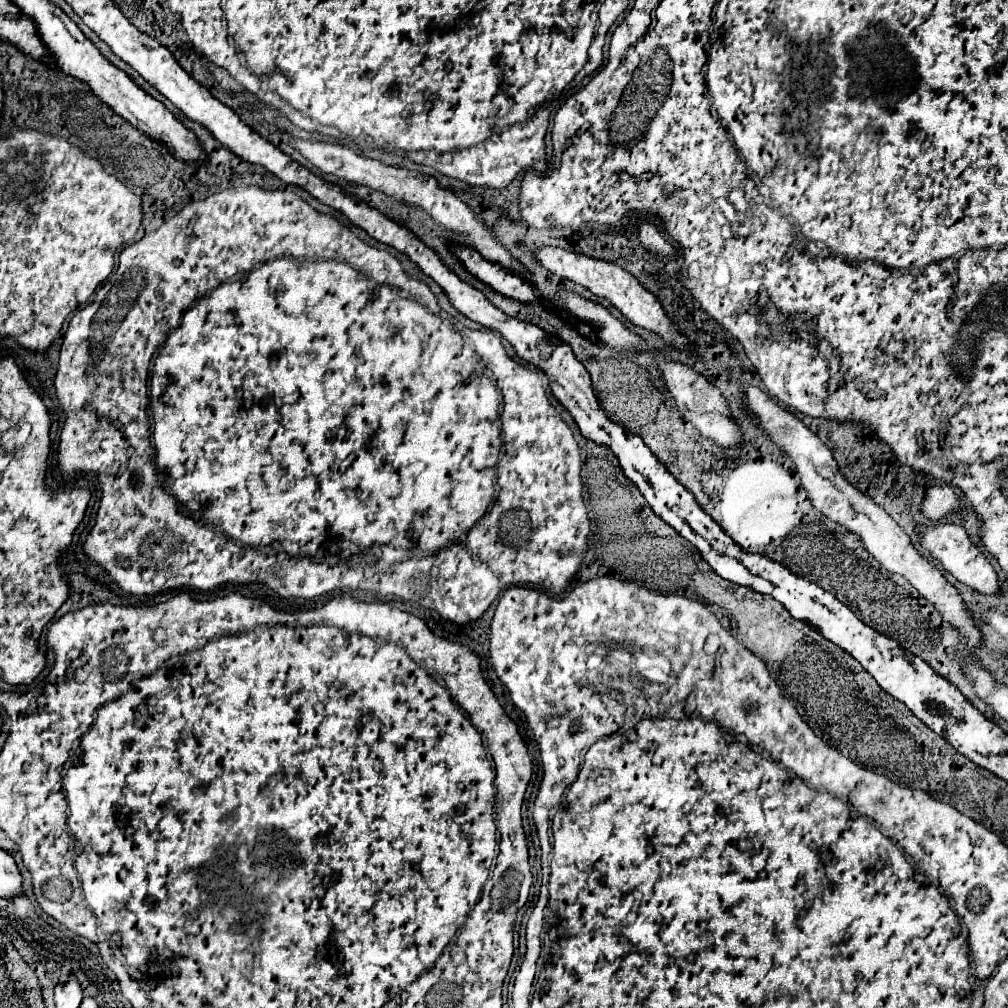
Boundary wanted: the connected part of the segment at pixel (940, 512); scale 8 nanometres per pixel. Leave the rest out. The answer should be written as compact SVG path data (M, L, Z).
M931 486L925 492L925 498L921 502L921 512L925 518L937 522L951 512L961 512L961 502L957 500L957 494L949 486Z

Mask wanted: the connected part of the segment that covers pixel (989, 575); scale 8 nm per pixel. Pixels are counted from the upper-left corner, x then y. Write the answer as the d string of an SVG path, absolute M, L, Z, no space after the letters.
M929 524L923 532L921 532L921 544L925 550L931 552L931 556L935 560L939 560L939 564L959 582L967 584L969 588L981 592L981 594L999 594L999 576L993 570L993 566L989 564L989 560L985 558L985 554L973 544L973 540L967 536L967 532L963 530L963 526L955 526L955 524Z

